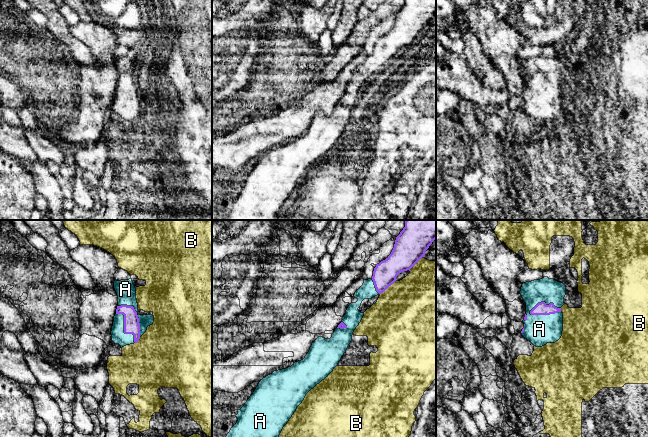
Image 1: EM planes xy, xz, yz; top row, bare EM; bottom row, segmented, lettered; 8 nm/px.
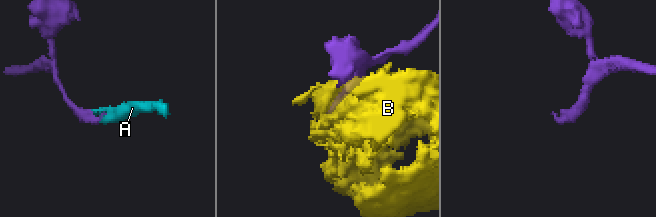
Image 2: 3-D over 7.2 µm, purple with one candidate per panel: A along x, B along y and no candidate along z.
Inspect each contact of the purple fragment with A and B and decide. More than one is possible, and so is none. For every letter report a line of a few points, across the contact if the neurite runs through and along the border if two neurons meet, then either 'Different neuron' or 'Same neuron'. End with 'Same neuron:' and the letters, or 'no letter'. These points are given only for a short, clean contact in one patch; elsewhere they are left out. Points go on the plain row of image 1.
A: Same neuron
B: Different neuron
Same neuron: A

